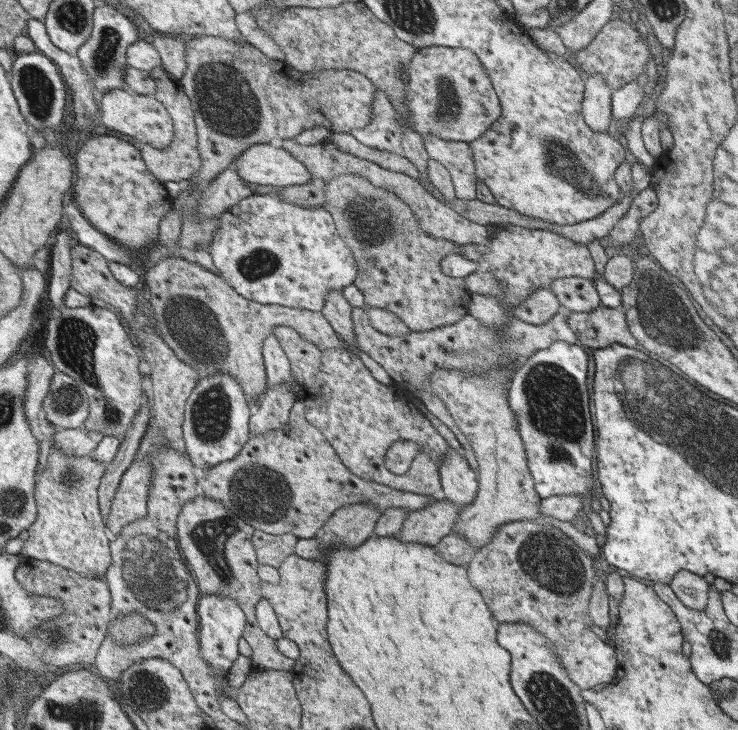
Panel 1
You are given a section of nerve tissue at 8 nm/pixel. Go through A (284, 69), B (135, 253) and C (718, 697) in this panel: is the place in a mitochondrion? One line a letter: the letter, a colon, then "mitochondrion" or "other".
A: other
B: other
C: other

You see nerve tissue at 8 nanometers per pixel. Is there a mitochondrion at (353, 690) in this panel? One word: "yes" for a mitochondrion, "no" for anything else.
no

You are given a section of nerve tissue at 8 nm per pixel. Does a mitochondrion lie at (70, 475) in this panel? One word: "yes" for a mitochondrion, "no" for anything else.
yes

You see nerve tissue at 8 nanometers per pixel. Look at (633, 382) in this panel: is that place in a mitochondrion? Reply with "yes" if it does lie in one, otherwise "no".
yes

